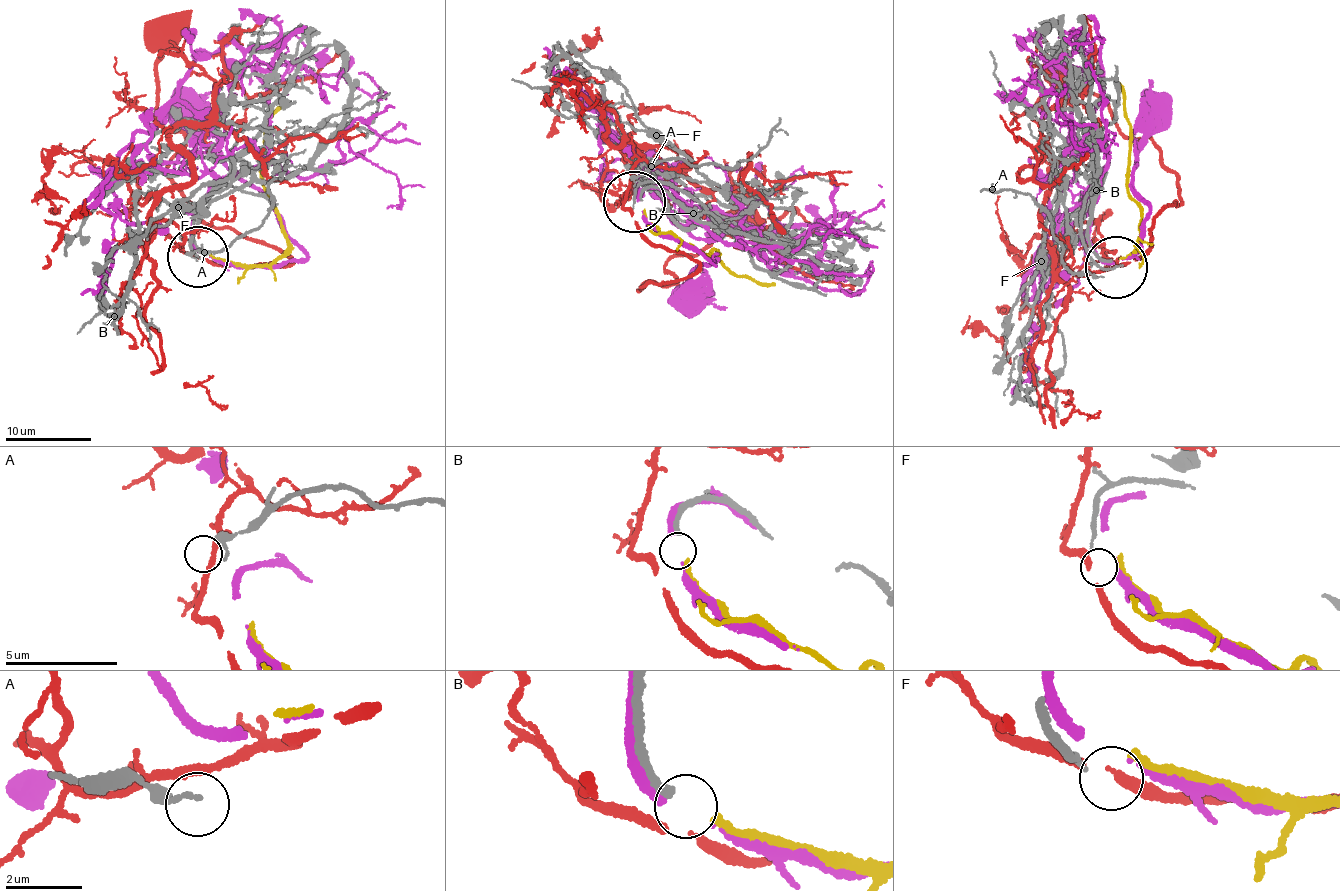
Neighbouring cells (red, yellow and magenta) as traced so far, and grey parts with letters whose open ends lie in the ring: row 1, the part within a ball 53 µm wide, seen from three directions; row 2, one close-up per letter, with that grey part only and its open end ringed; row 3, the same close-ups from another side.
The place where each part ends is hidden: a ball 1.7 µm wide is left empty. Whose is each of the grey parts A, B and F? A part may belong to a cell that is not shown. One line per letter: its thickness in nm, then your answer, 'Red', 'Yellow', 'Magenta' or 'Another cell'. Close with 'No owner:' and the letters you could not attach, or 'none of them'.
A: Thickness 240 nm. Another cell
B: Thickness 220 nm. Yellow
F: Thickness 120 nm. Another cell
No owner: A, F

